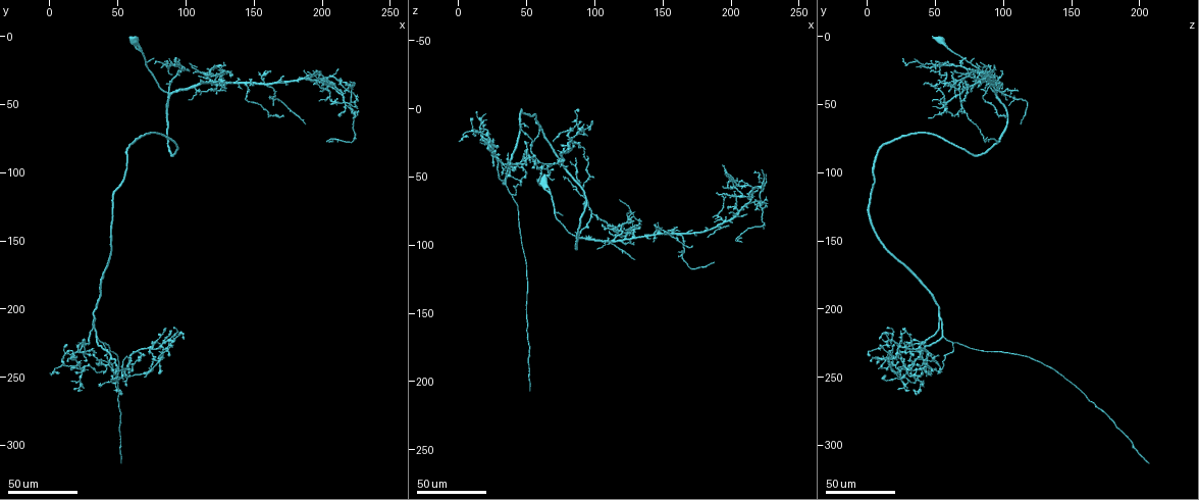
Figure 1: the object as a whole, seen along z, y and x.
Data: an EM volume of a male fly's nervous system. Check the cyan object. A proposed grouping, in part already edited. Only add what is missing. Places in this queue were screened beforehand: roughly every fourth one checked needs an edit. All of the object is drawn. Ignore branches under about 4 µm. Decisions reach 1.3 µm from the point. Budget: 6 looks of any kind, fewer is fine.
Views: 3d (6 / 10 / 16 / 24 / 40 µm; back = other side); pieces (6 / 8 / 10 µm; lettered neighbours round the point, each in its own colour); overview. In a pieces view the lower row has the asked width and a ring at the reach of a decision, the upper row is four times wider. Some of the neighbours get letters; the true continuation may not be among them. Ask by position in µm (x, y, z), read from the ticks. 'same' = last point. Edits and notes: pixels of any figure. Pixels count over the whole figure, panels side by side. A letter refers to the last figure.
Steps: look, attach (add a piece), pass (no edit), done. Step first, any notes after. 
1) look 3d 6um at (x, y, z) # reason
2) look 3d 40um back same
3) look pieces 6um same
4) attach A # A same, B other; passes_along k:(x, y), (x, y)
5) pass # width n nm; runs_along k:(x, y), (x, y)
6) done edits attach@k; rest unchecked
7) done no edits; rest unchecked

look 3d 40um at (86, 22, 38) # an open end

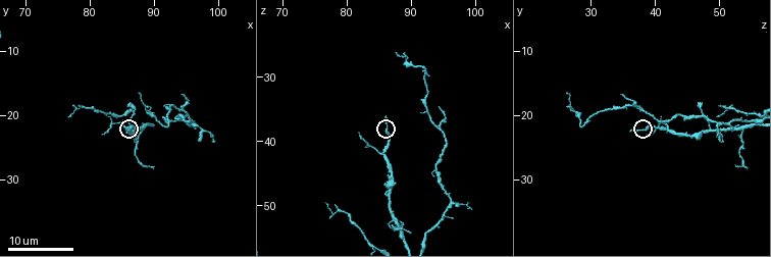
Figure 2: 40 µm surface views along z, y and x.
look pieces 10um at (86.5, 22.0, 36.0) # see the neighbours

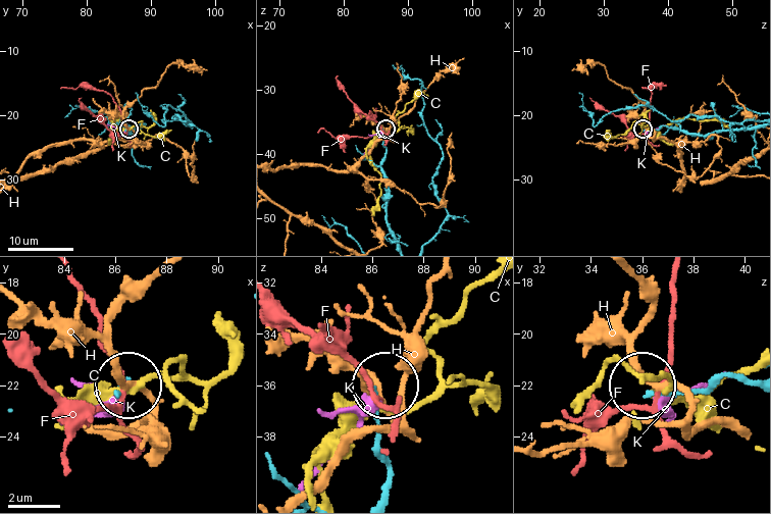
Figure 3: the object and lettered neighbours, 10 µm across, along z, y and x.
pass # C other, F other, H other, K other; runs_along 3:(380, 493), (389, 466), (376, 441), (376, 390); none of them fits

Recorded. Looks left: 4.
look 3d 40um at (136, 28, 82) # free end

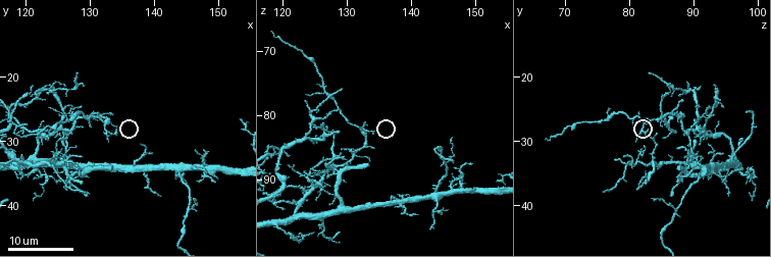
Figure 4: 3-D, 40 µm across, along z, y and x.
look pieces 10um at (134.0, 28.0, 82.5)

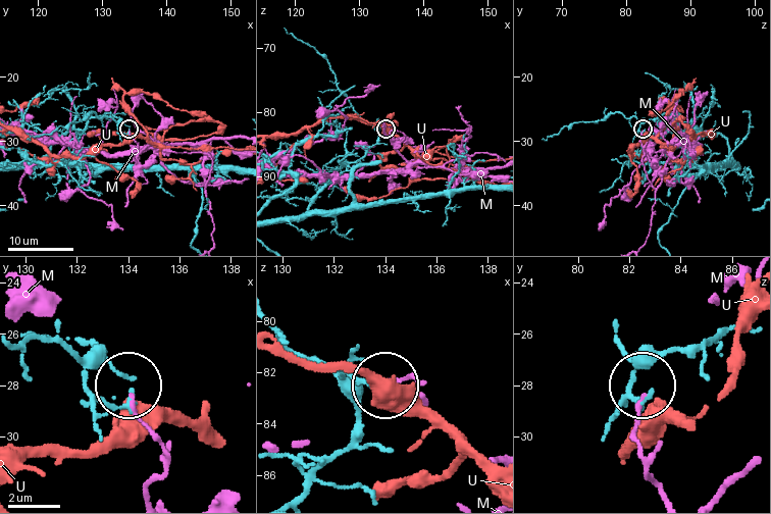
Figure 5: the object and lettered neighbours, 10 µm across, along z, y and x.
pass # M other, U other; no lettered piece goes on from it

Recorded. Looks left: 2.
look 3d 16um at (133.5, 34.0, 87.5) # branch stops here

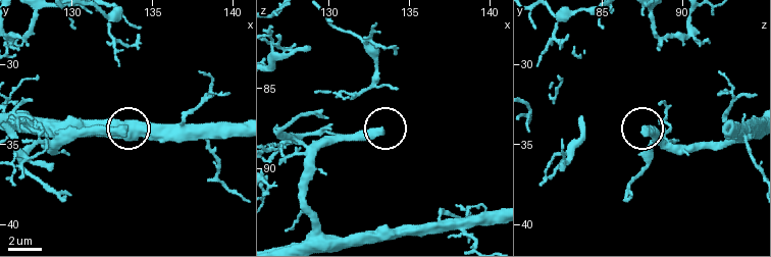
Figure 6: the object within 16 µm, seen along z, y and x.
look pieces 10um at (133.3, 33.9, 87.7)

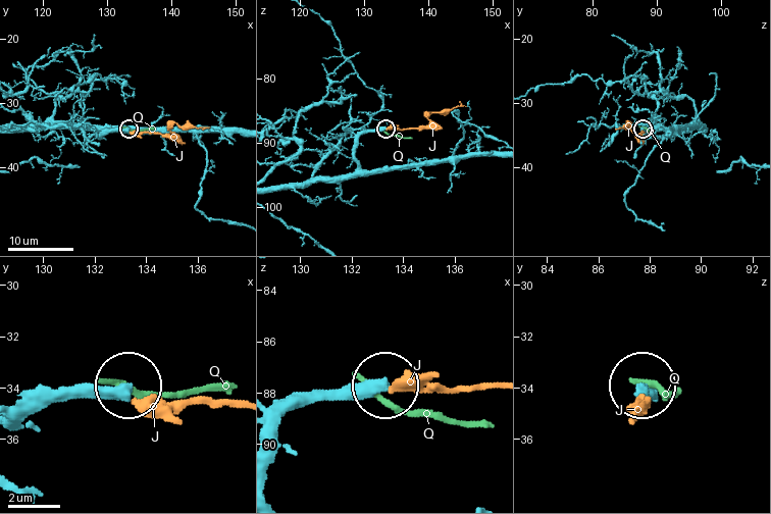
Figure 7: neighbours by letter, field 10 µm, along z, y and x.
pass # width 430 nm; J other, Q other; no lettered piece goes on from it

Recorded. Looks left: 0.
done no edits; rest unchecked

